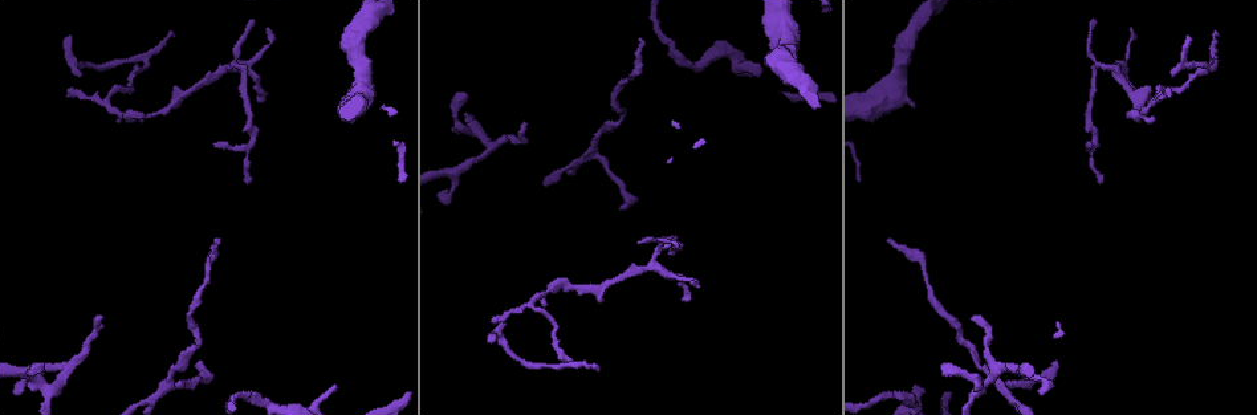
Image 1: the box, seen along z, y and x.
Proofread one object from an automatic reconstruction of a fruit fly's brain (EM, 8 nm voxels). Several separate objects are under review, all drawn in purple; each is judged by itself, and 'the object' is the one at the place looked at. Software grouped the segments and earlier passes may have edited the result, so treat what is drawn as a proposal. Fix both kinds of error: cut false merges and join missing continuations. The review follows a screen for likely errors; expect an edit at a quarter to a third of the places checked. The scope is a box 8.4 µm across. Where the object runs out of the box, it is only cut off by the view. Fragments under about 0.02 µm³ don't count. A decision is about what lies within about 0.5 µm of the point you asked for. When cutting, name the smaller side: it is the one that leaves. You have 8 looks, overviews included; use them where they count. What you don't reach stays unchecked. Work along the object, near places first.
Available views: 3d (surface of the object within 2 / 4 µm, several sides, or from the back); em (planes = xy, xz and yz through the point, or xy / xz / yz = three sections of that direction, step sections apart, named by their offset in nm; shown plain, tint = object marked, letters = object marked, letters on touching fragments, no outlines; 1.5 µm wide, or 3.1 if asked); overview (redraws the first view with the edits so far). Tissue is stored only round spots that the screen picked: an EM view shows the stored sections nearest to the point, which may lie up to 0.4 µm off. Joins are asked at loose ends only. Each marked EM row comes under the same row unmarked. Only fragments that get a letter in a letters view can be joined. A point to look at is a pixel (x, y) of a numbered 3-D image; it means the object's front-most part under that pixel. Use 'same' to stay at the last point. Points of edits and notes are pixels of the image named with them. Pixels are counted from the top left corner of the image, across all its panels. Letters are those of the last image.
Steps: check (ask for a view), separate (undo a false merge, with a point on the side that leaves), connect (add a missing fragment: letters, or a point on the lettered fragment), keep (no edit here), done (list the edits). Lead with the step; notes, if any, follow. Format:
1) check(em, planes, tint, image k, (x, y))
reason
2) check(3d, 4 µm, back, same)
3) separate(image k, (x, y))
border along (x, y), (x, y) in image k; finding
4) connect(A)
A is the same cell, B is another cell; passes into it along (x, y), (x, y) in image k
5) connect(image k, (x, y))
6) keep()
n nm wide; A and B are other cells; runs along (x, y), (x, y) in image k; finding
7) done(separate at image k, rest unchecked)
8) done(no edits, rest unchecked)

check(em, xy, step 4, tint, image 1, (637, 241))
tapers out

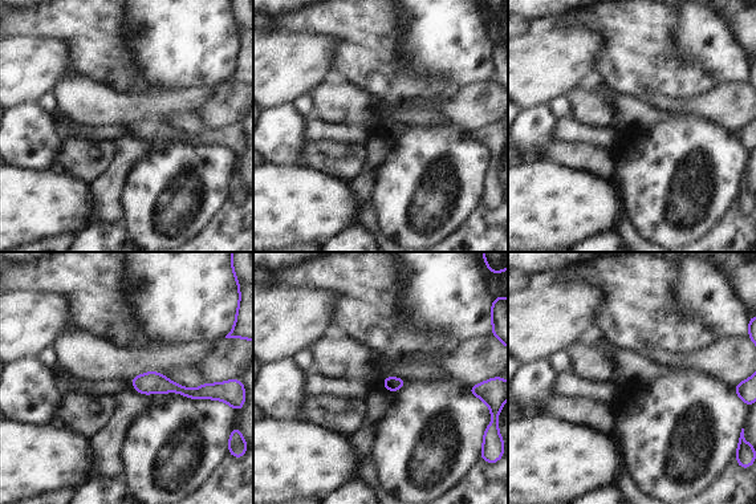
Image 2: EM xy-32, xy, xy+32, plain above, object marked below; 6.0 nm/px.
check(em, xy, step 4, letters, same)
what lies round it

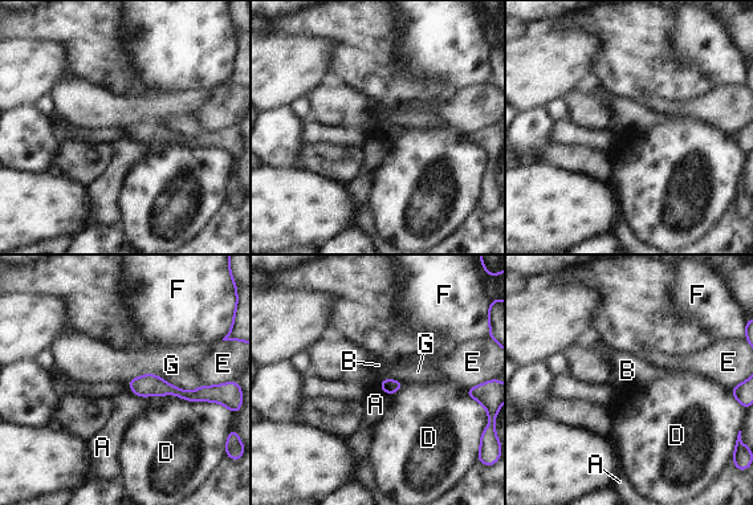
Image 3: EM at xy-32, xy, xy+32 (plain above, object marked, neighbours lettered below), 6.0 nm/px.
keep()
D touches over 400 nm; A, B, D, E, F and G are other cells; border along (386, 377), (405, 382) in image 3; none of them fits

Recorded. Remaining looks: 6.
check(em, planes, tint, image 1, (216, 237))
long arm stops here

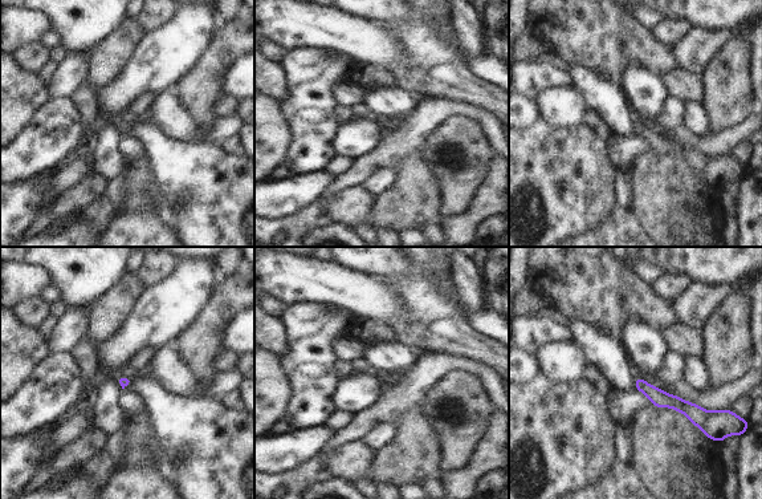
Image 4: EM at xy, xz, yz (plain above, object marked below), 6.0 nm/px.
check(em, planes, letters, same)

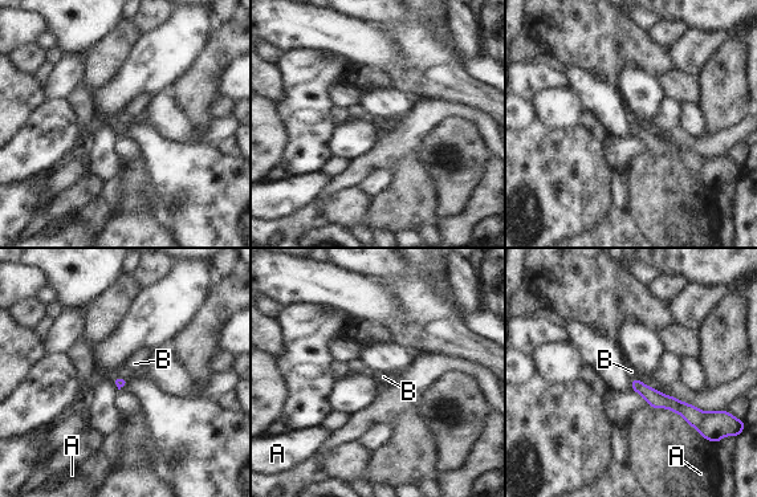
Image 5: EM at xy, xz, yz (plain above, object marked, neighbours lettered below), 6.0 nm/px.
connect(B)
B is the same cell, A is another cell; passes into it along (655, 399), (635, 378), (631, 371) in image 5; the cell continues

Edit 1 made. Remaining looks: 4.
check(3d, 4 µm, image 1, (620, 209))
tapers out

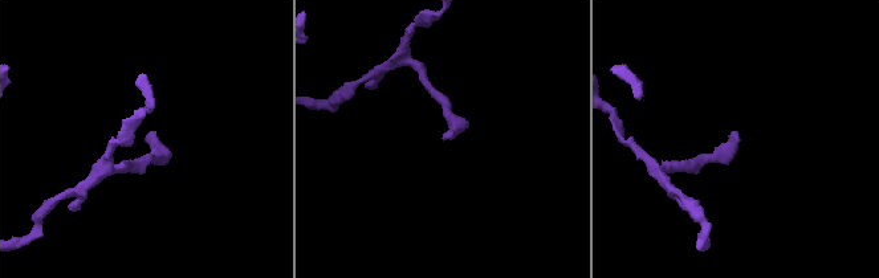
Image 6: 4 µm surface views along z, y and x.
check(em, xz, step 8, tint, image 6, (738, 138))

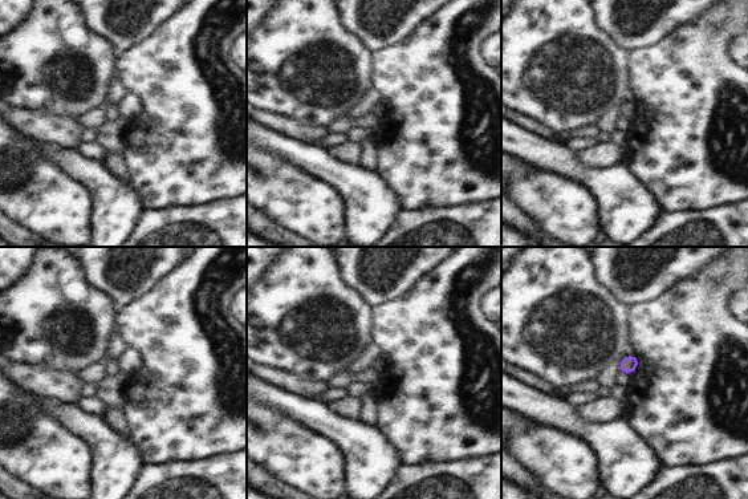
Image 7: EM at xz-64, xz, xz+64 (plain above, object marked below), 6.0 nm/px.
check(em, planes, letters, same)
another direction

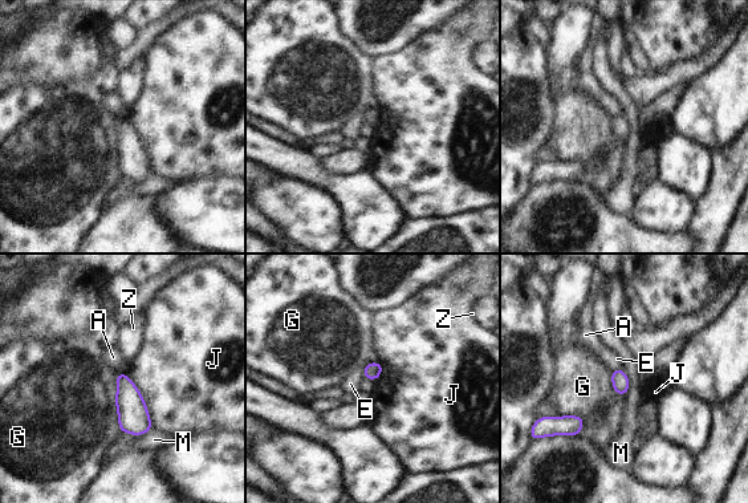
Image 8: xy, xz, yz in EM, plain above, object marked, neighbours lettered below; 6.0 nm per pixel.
keep()
J touches over 400 nm; A, E, G, J, M and Z are other cells; no lettered fragment goes on from it

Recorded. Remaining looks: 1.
check(em, planes, letters, image 1, (522, 123))
branch stops here

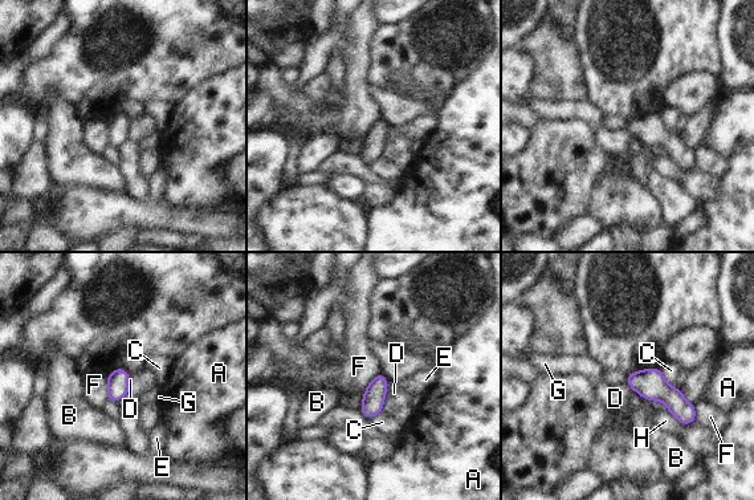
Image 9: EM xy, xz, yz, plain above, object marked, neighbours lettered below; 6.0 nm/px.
keep()
A, B, C, D, E, F, G and H are other cells; border along (379, 372), (365, 390), (358, 407) in image 9; no lettered fragment goes on from it

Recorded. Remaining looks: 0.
done(connect at image 5, rest unchecked)

